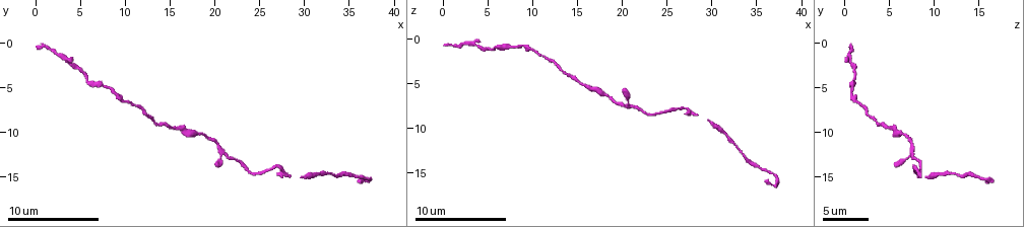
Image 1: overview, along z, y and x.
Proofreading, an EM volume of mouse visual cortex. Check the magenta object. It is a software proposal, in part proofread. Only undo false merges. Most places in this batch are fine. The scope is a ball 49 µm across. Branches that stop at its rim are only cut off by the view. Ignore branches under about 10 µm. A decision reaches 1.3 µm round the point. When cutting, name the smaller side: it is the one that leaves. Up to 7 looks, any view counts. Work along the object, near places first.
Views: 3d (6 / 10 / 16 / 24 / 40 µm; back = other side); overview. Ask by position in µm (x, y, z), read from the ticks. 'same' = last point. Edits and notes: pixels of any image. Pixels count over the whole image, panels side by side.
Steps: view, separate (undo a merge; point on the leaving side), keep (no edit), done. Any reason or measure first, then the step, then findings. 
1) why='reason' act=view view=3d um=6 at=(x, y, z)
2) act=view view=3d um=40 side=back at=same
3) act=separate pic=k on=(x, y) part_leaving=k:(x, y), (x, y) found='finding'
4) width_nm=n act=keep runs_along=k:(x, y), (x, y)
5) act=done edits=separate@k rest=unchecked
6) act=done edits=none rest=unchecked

why='thick turns thin' act=view view=3d um=10 at=(11.8, 7.0, 2.4)

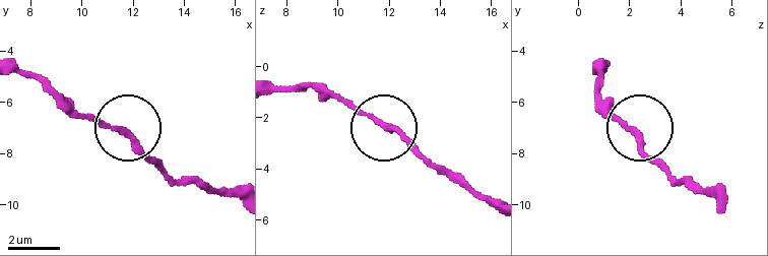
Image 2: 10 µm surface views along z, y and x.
width_nm=220 act=keep runs_along=2:(725, 194), (666, 175), (642, 148), (638, 131), (596, 98) found='one cell here'

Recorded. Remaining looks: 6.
act=view view=3d um=10 at=(16.6, 9.4, 5.6)

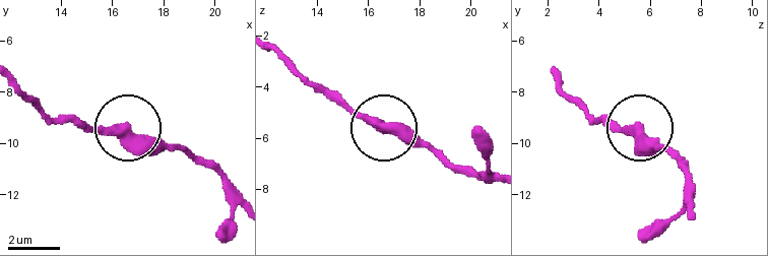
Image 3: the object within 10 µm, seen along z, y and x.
act=keep runs_along=3:(451, 163), (434, 147), (362, 121), (331, 94) found='all the same cell'

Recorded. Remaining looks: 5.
why='three arms meet' act=view view=3d um=16 at=(21.4, 12.6, 7.4)

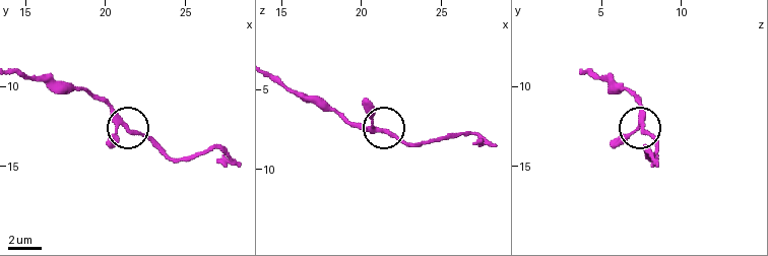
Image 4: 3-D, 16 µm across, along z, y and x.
arms=3 act=keep runs_along=4:(352, 122), (383, 129), (410, 145) found='continuous, no second cell'

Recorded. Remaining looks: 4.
act=done edits=none rest=unchecked

